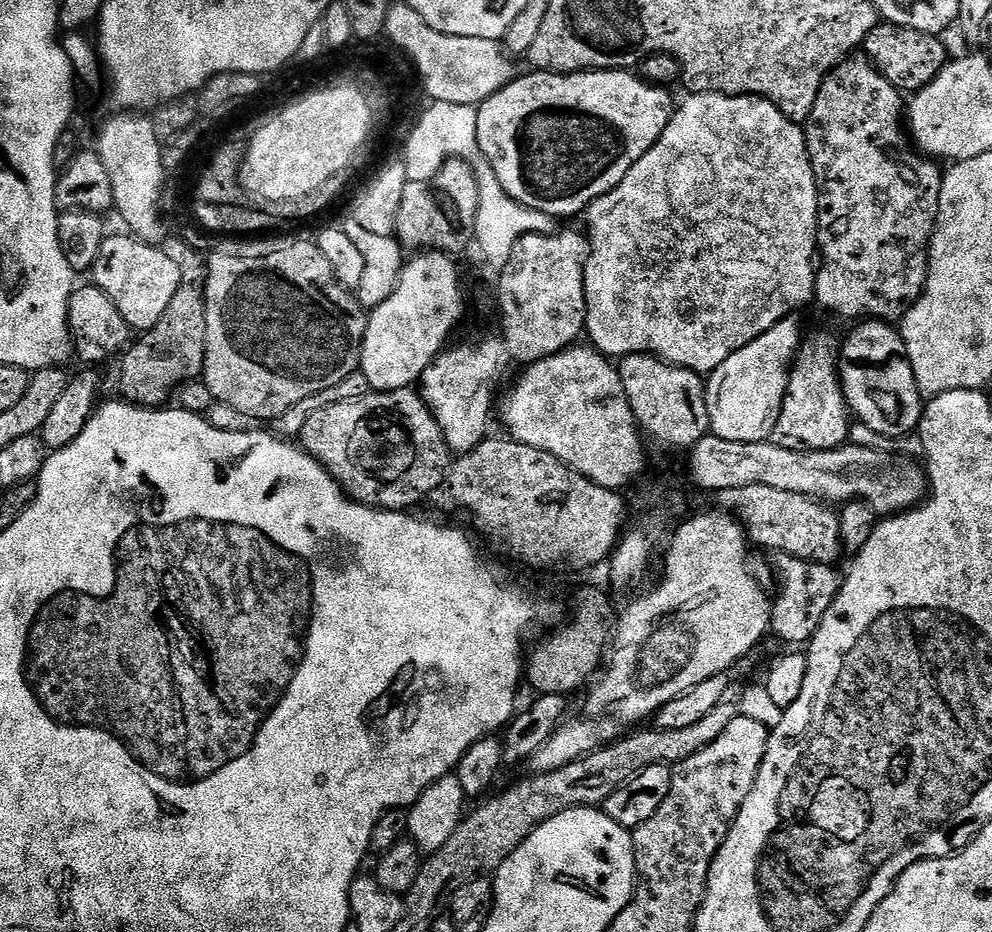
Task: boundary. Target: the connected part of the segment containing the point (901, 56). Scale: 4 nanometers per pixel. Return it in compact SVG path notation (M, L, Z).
M882 22L864 39L862 52L894 87L904 94L915 94L935 78L950 59L940 36L931 36L897 24Z

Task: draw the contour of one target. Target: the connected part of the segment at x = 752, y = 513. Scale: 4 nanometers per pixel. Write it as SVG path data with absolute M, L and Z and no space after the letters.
M738 486L734 490L715 493L723 511L733 515L747 532L753 545L761 544L772 554L793 556L807 564L835 565L844 552L840 513L823 500L815 500L806 494L794 494L790 490L777 490L774 486Z

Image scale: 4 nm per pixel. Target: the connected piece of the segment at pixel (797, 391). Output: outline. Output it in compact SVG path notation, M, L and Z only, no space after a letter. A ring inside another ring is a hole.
M816 332L795 352L785 400L771 436L771 443L795 452L825 452L849 443L850 409L840 385L840 348L828 332Z

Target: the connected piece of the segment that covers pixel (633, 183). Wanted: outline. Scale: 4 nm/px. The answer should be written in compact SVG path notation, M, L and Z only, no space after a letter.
M697 92L687 97L684 105L672 113L666 130L658 142L606 194L602 194L586 209L588 216L588 261L584 267L584 293L586 294L586 336L591 347L603 356L623 358L639 352L658 356L679 368L689 368L692 372L710 374L730 354L742 350L760 335L765 334L775 323L793 315L794 308L812 304L816 295L816 274L818 271L818 245L816 243L816 223L818 222L818 194L816 175L808 157L808 147L801 125L795 124L789 116L782 114L763 96L723 96L717 92Z

